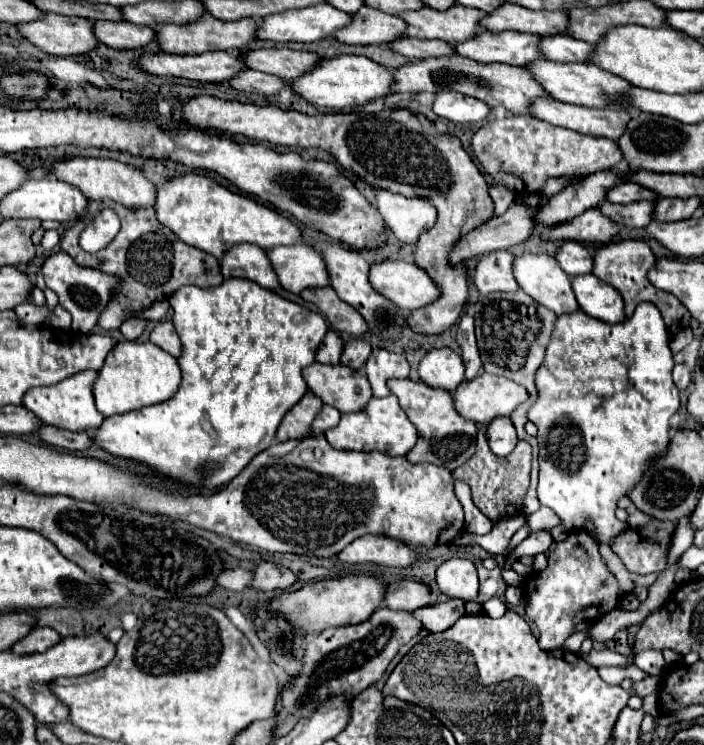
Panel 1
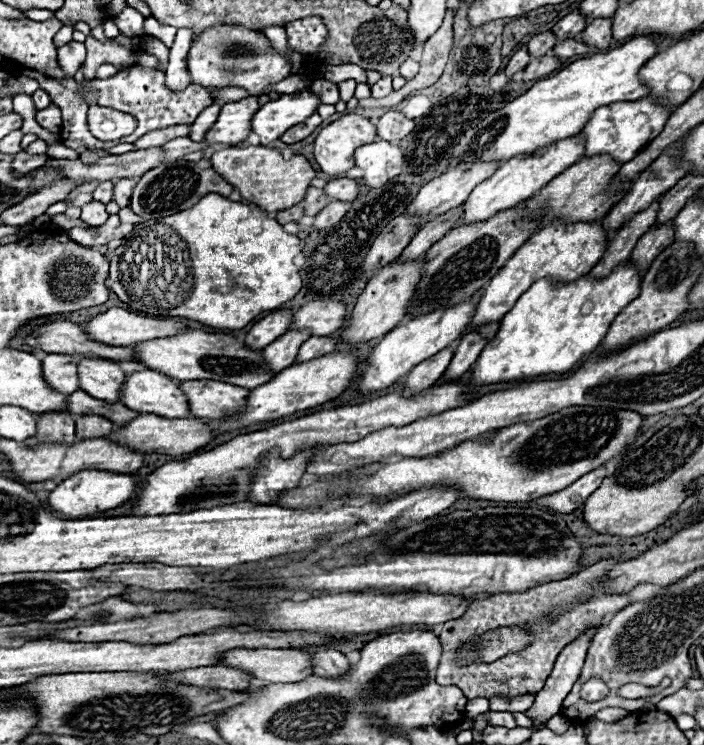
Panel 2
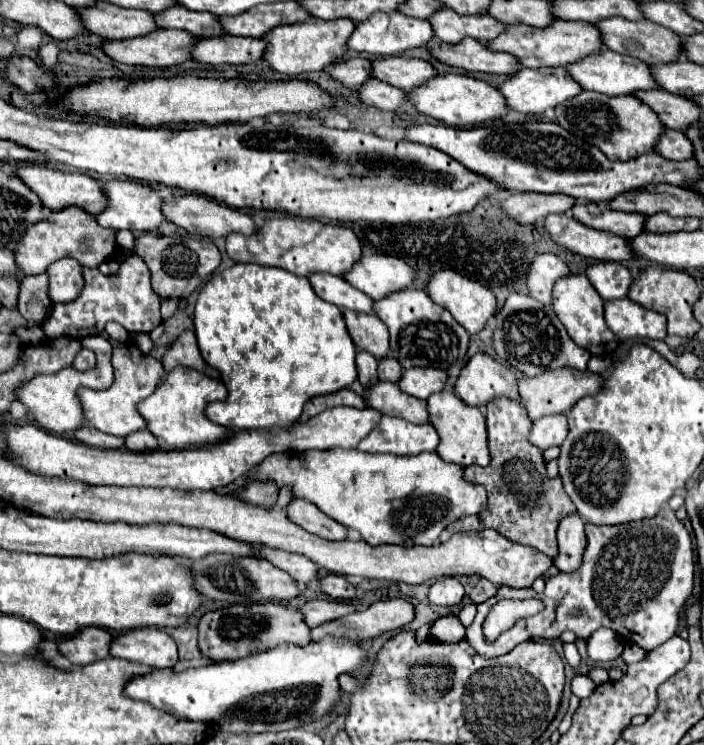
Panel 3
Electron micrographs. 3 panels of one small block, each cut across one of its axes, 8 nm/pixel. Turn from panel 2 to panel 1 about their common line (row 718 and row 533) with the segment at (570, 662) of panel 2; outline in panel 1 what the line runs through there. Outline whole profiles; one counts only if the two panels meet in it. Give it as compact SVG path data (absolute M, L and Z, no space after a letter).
M546 530L540 532L532 532L526 540L522 540L516 548L514 548L514 556L536 556L540 552L548 552L552 546L552 536Z

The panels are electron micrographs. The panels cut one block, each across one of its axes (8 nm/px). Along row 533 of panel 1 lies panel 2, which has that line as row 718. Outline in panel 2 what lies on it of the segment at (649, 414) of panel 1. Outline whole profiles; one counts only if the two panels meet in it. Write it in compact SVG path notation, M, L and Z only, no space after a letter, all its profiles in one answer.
M604 708L604 710L600 710L600 712L596 712L596 720L602 720L602 722L606 722L606 724L612 724L612 722L616 722L616 720L620 720L620 718L624 718L629 714L628 711L621 708Z

